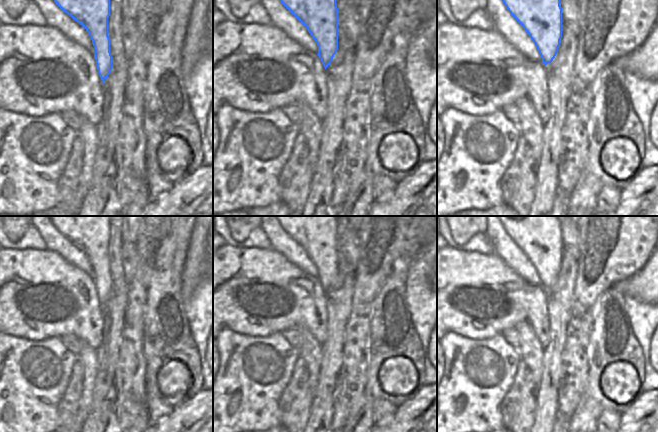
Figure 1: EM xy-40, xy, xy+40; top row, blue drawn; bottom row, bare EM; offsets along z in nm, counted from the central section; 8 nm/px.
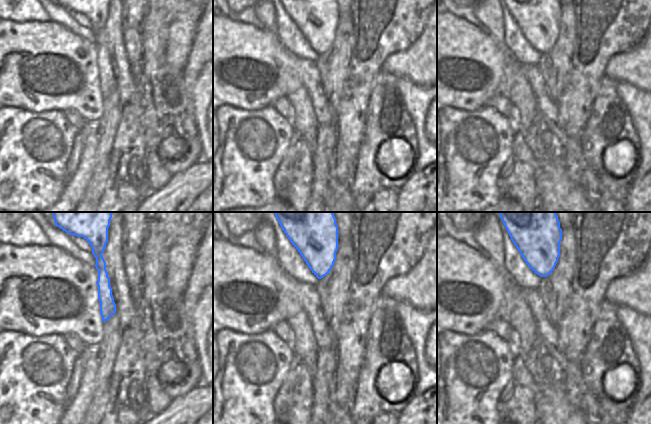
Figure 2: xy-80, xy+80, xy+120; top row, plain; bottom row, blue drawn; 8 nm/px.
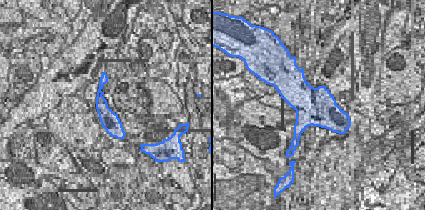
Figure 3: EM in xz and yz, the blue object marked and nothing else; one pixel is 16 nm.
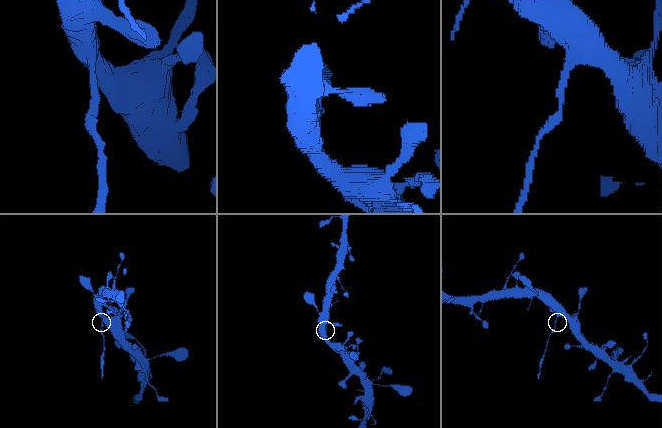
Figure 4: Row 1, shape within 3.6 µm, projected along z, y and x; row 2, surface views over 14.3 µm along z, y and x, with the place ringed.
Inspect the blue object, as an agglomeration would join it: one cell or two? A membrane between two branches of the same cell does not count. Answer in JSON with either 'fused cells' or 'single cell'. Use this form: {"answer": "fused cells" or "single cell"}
{"answer": "fused cells"}

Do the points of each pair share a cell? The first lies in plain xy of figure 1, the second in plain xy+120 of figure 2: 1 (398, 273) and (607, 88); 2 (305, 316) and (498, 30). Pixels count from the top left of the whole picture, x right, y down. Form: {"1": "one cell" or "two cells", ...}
{"1": "one cell", "2": "two cells"}

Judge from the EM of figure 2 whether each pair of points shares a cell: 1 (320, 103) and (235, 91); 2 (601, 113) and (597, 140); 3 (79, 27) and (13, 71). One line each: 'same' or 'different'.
1: same
2: same
3: different

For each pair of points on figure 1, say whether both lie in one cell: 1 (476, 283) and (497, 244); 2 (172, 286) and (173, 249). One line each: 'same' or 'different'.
1: different
2: same

